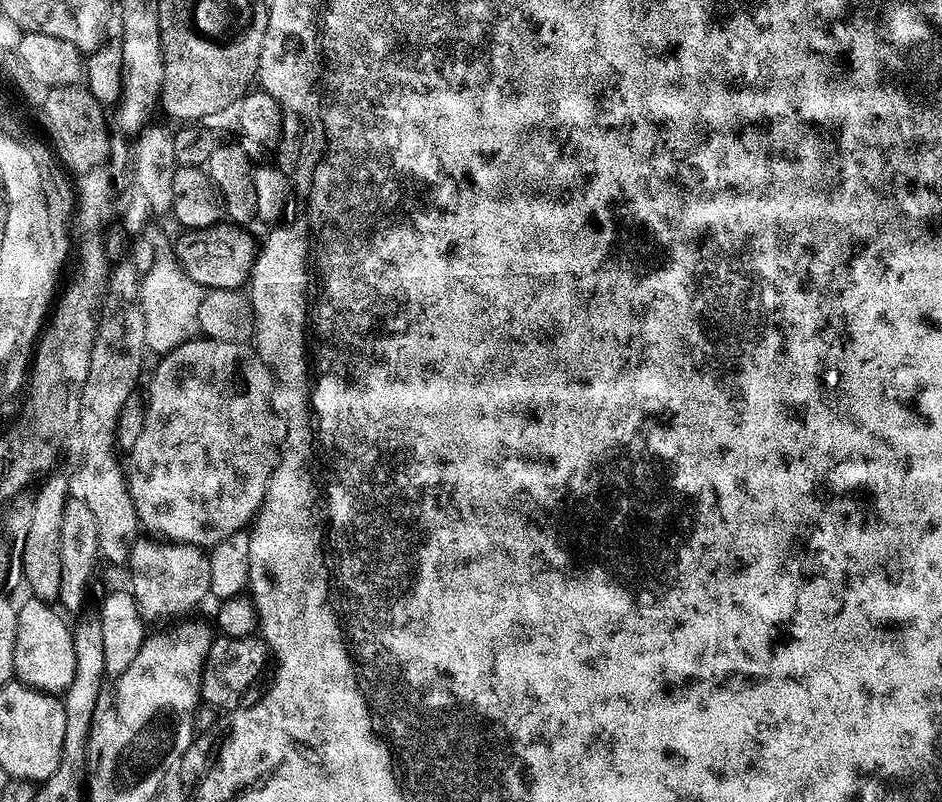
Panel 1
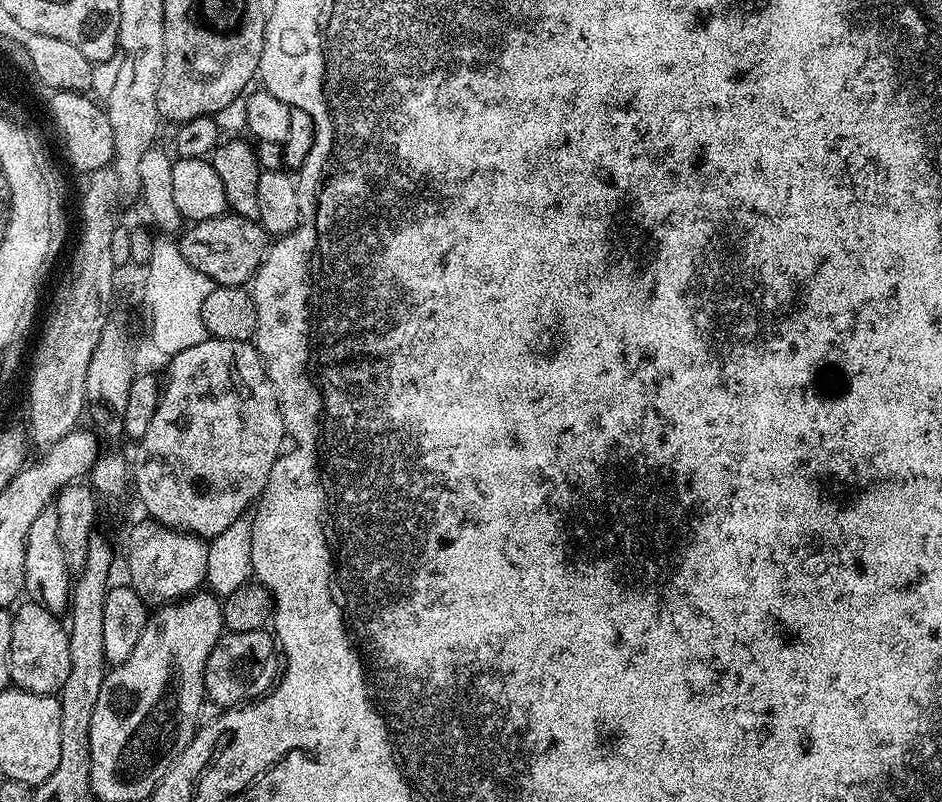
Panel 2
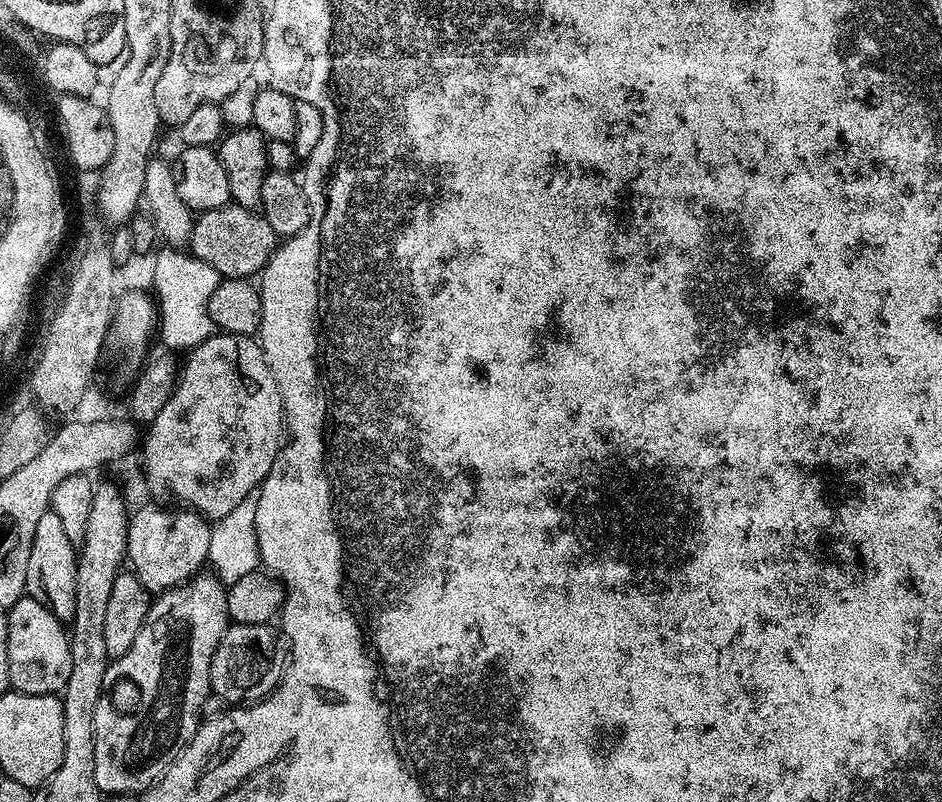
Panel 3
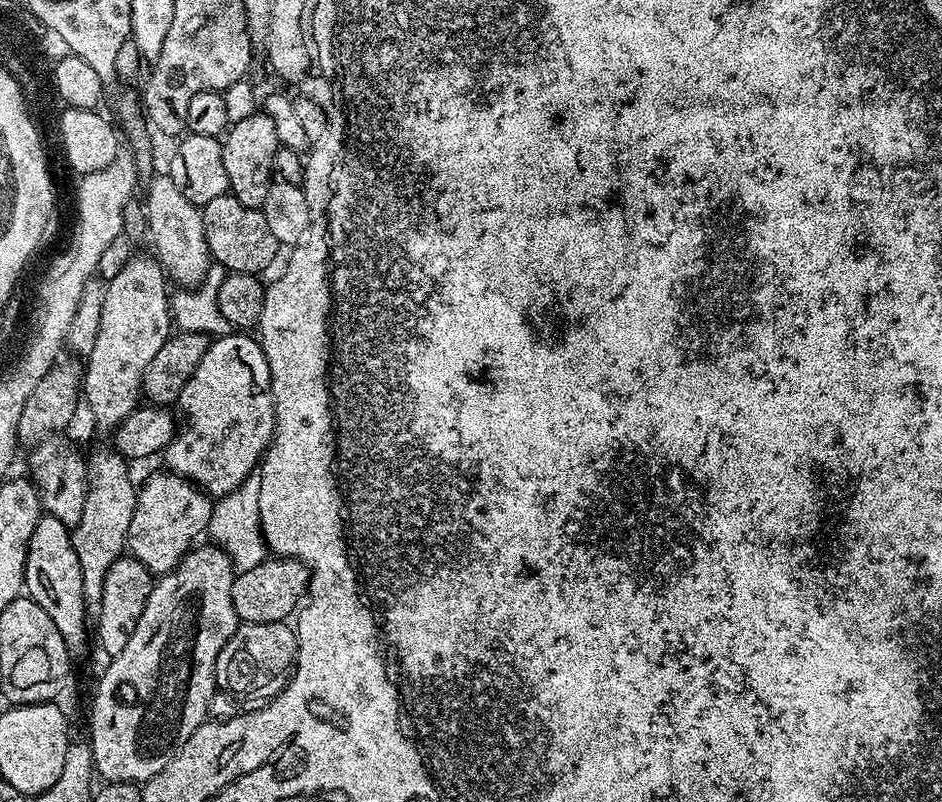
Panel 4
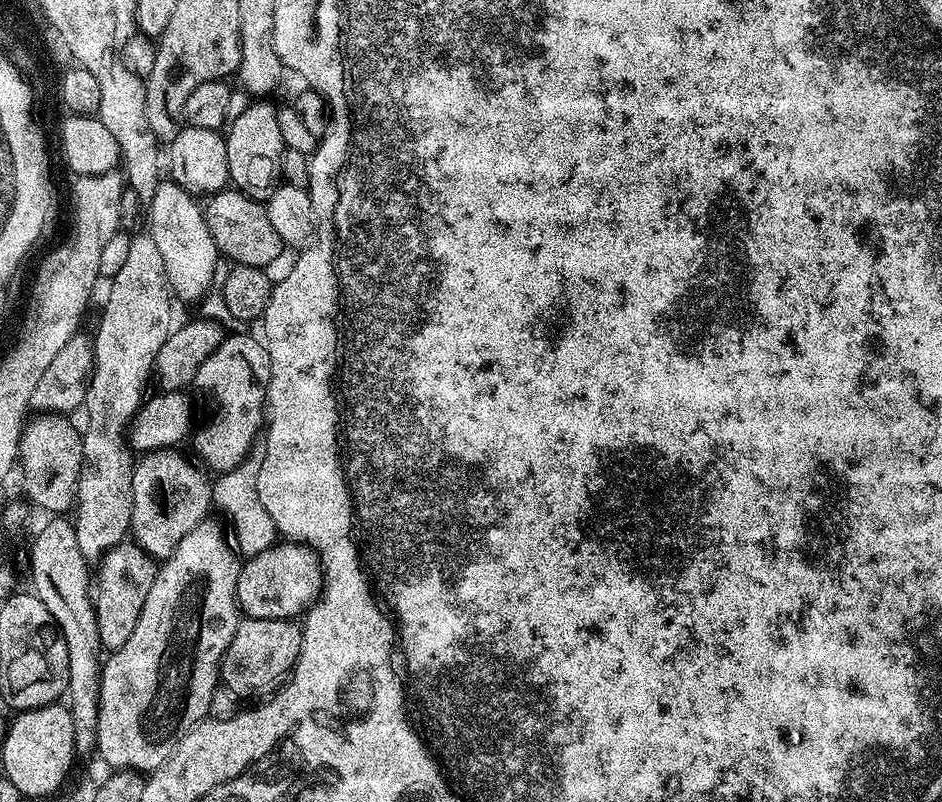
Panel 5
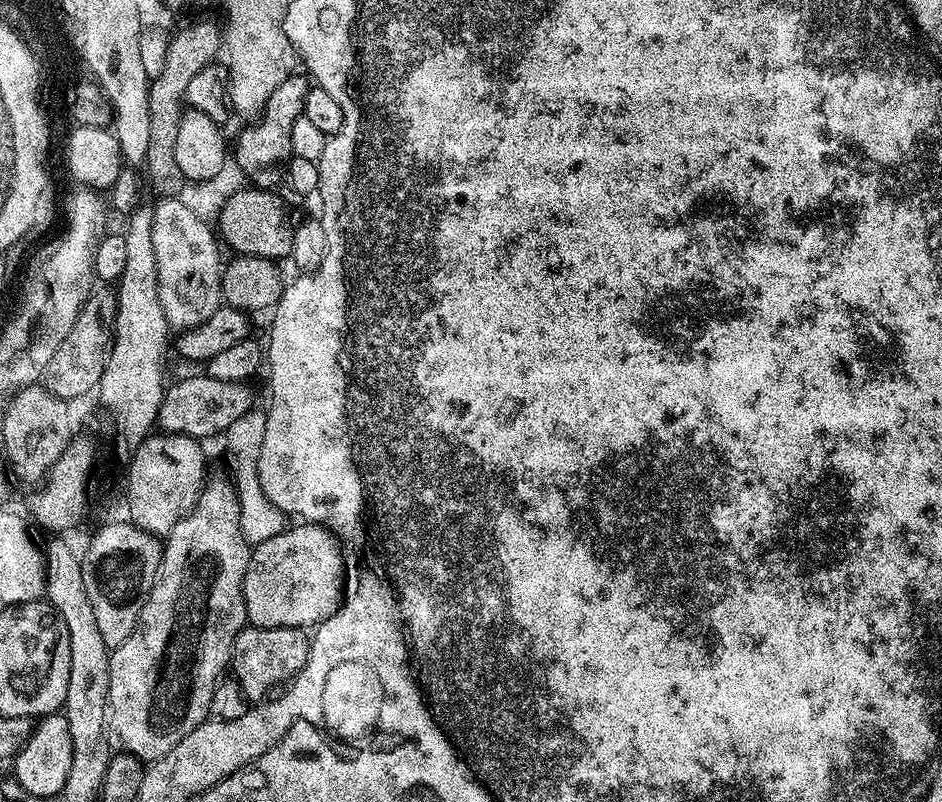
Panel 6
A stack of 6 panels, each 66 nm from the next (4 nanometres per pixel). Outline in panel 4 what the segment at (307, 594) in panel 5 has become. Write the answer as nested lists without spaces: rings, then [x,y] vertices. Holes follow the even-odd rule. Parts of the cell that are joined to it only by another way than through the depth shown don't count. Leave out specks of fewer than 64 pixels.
[[[269,558],[254,566],[254,570],[239,573],[232,587],[237,621],[246,624],[287,621],[305,599],[309,575],[308,567],[302,561],[291,558]]]

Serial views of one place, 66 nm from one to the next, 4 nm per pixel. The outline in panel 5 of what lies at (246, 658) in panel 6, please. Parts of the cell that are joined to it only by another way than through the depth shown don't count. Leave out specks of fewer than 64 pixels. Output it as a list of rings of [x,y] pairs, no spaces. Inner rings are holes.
[[[241,619],[240,625],[234,630],[234,638],[230,638],[230,646],[226,646],[226,654],[220,660],[219,683],[239,698],[263,697],[267,688],[275,689],[295,669],[303,641],[304,629],[295,619]]]

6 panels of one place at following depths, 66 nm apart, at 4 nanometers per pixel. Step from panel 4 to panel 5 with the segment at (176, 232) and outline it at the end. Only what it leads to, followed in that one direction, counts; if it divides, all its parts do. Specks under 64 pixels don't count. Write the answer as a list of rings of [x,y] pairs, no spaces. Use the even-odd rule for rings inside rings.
[[[162,182],[154,194],[152,203],[146,208],[146,228],[151,232],[154,243],[162,254],[168,287],[177,301],[202,301],[212,287],[218,261],[216,243],[214,238],[210,238],[210,230],[204,221],[203,207],[199,203],[196,205],[196,200],[197,197],[179,182]]]

